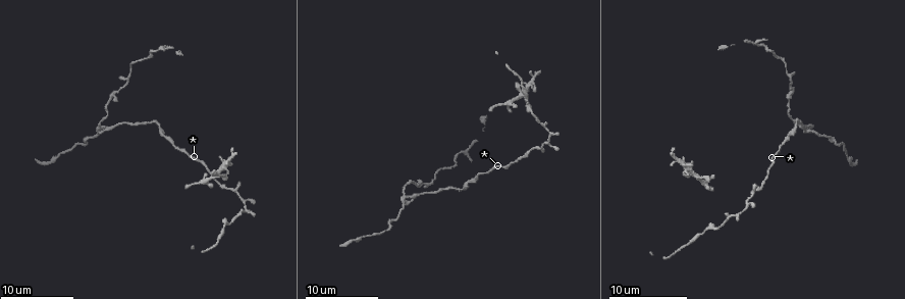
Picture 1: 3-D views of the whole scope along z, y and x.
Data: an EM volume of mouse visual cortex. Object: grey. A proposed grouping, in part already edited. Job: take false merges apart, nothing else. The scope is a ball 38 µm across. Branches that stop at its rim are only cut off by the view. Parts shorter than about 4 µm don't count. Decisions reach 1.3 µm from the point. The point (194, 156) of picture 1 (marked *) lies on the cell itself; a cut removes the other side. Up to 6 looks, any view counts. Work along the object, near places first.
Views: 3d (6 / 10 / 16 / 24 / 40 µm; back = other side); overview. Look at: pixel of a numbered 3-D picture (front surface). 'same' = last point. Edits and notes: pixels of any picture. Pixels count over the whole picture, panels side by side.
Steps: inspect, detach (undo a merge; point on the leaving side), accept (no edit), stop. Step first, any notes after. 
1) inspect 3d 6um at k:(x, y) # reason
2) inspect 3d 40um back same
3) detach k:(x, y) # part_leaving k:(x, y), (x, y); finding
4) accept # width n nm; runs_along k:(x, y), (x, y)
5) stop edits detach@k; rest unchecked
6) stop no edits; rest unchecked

inspect 3d 6um at 1:(534, 149) # small branch off a trunk

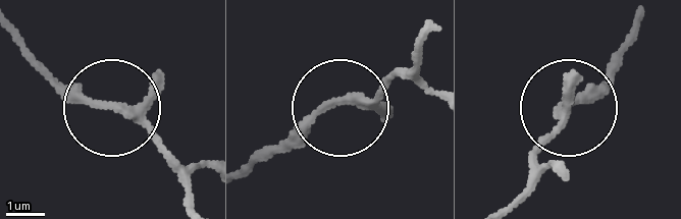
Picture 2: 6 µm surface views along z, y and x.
accept # arms 3; one cell here

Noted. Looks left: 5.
inspect 3d 10um at 1:(101, 129)

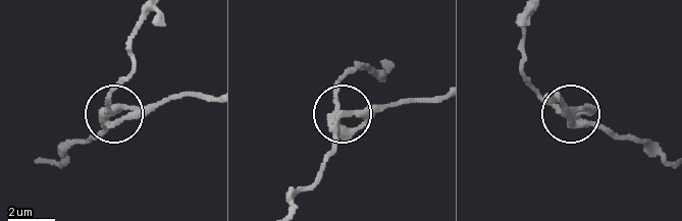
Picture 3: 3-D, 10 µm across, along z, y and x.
detach 3:(335, 99) # part_leaving 3:(106, 120), (108, 97), (134, 67), (129, 39), (141, 20); two cells meet here

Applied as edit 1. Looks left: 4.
inspect overview

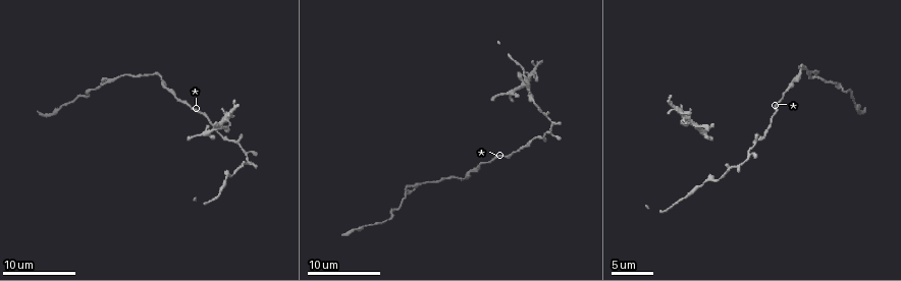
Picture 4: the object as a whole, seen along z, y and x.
inspect 3d 6um at 4:(391, 219) # calibre changes

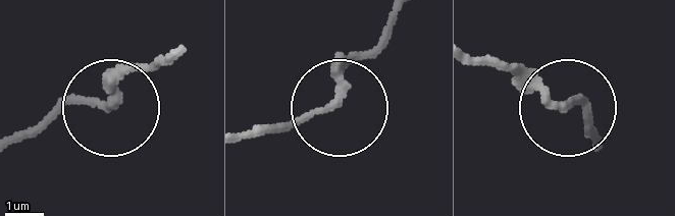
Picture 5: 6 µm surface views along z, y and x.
inspect 3d 6um back at 5:(554, 101)

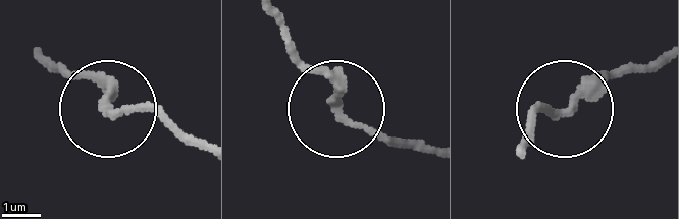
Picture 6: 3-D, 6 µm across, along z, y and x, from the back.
accept # runs_along 6:(658, 56), (537, 111), (524, 133); one cell here

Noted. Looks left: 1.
stop edits detach@3; rest unchecked

